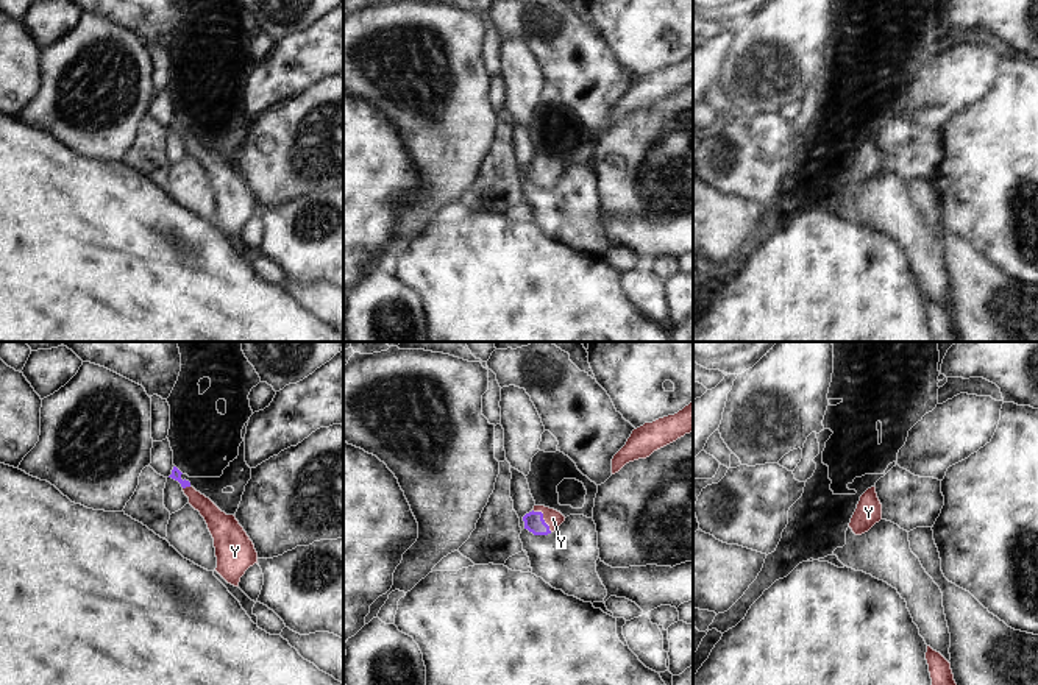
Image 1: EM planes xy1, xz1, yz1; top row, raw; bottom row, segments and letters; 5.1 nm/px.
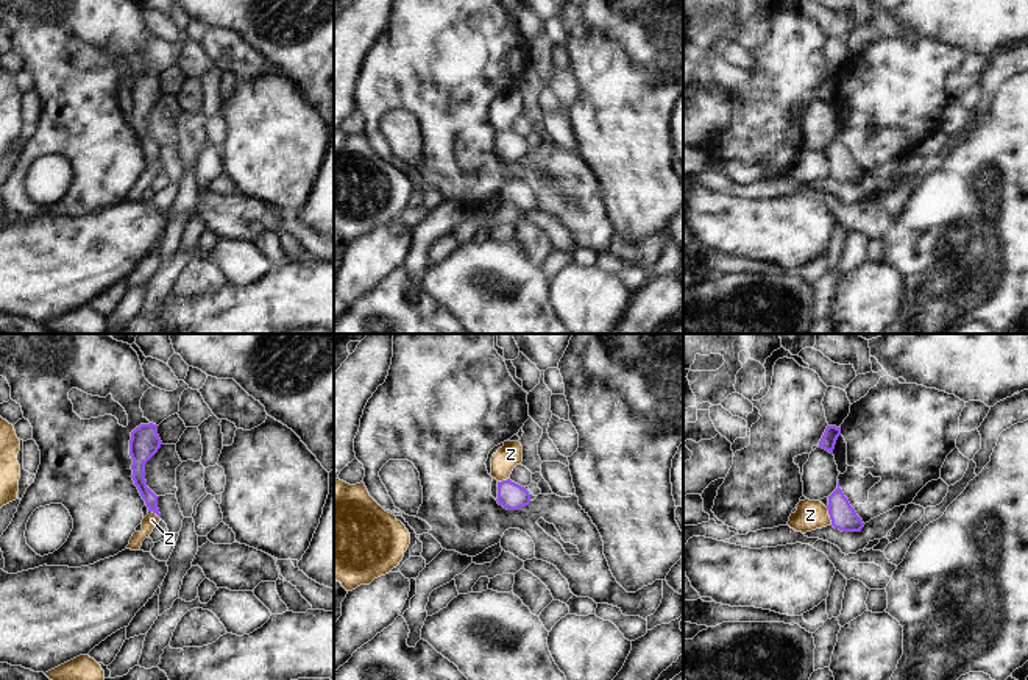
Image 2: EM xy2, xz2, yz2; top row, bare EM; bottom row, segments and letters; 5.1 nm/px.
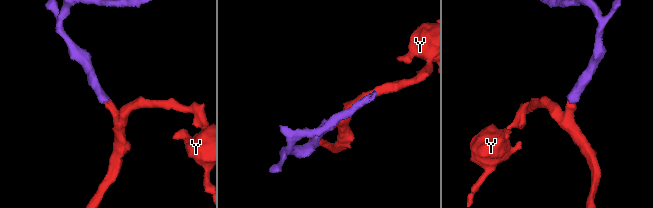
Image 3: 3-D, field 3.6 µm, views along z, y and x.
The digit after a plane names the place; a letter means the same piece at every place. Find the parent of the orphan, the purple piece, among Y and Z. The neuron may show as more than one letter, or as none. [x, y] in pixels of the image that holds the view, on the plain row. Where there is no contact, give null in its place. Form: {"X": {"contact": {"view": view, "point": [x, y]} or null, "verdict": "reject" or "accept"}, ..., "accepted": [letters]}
{"Y": {"contact": {"view": "xz1", "point": [542, 169]}, "verdict": "accept"}, "Z": {"contact": {"view": "yz2", "point": [829, 164]}, "verdict": "reject"}, "accepted": ["Y"]}

